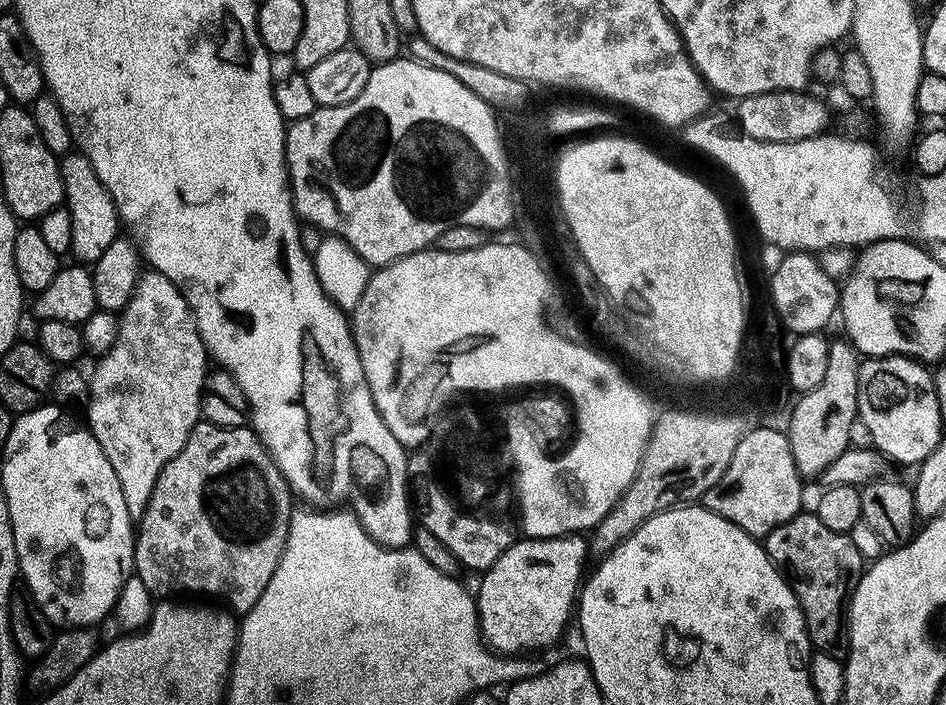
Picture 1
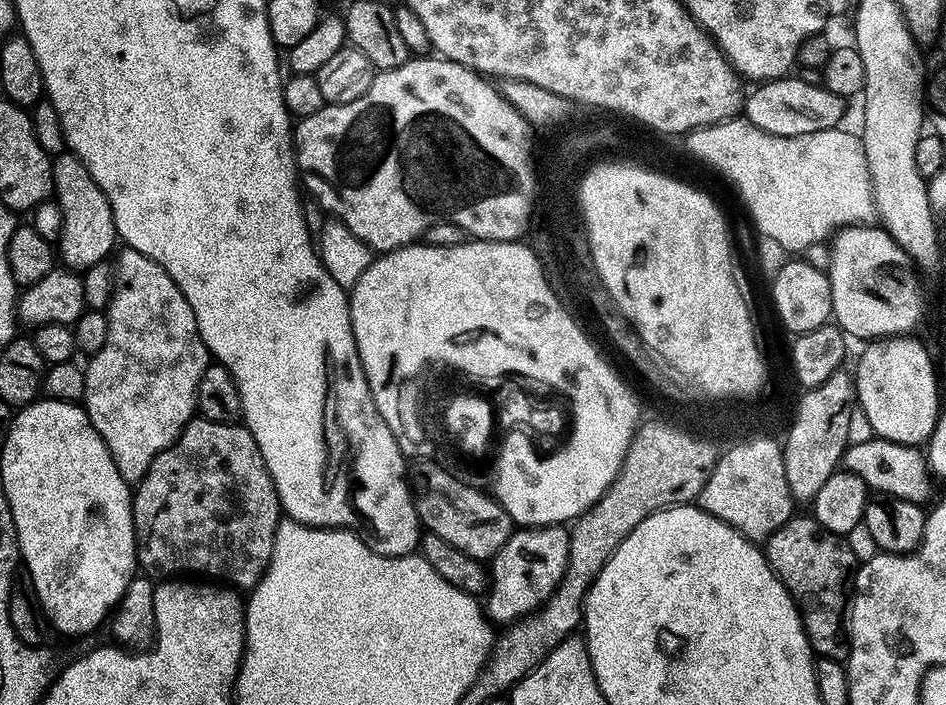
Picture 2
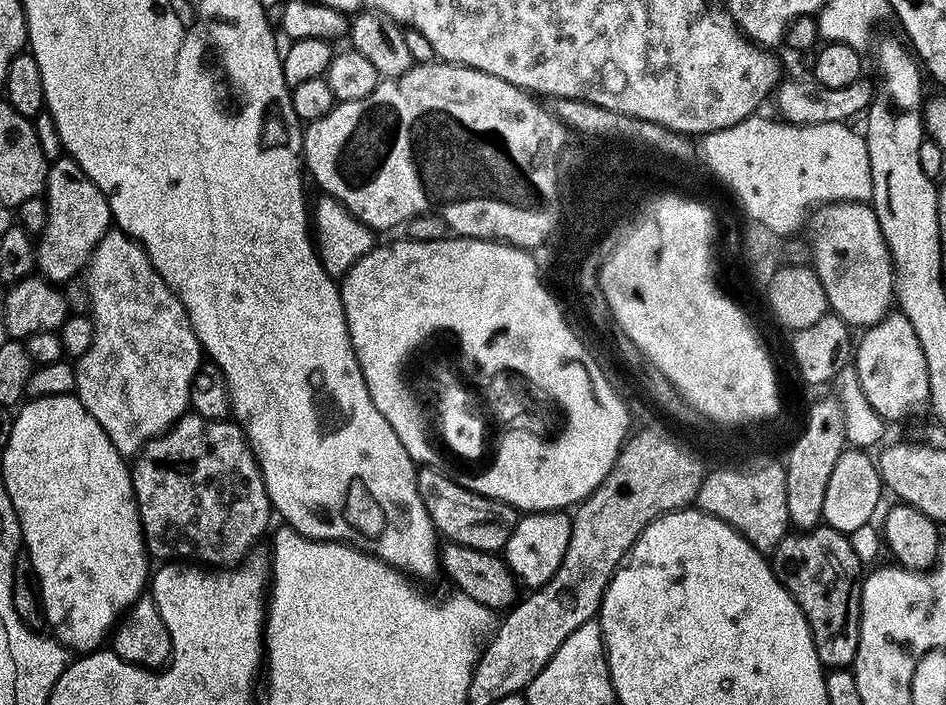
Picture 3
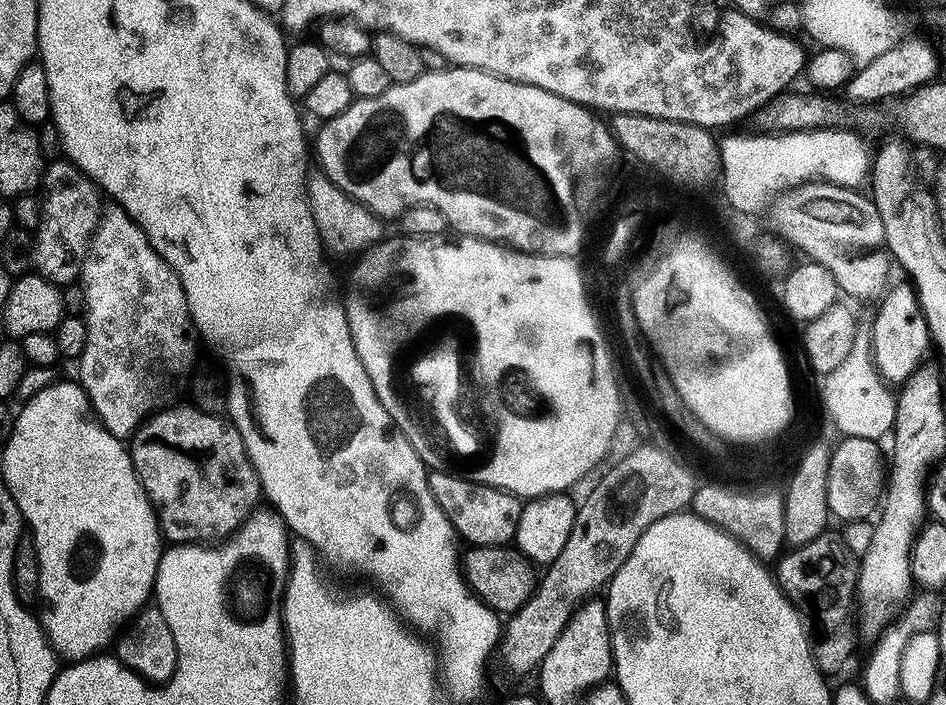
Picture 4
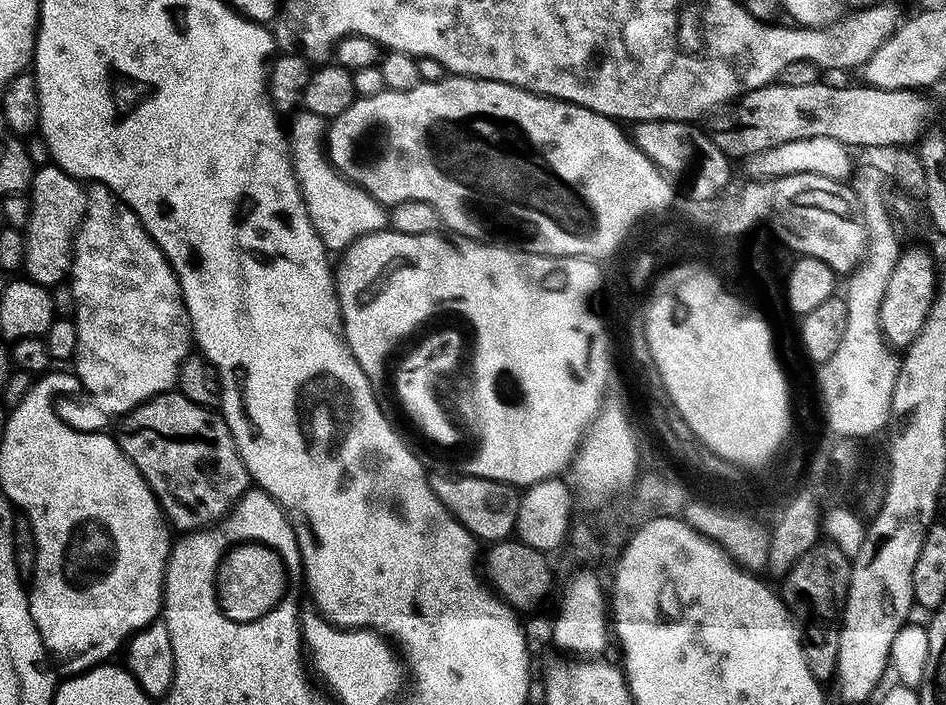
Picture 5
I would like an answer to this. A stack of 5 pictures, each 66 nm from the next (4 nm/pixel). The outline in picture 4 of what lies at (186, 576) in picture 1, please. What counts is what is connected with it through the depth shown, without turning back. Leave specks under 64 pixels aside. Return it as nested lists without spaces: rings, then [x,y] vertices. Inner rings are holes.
[[[184,404],[177,408],[164,406],[153,411],[132,433],[127,445],[128,455],[132,457],[132,469],[136,471],[140,486],[148,495],[161,537],[165,541],[202,545],[223,542],[248,519],[253,509],[259,505],[256,503],[262,500],[260,479],[257,478],[254,466],[248,460],[248,451],[244,449],[242,438],[232,423],[219,415],[201,412],[198,408]]]

